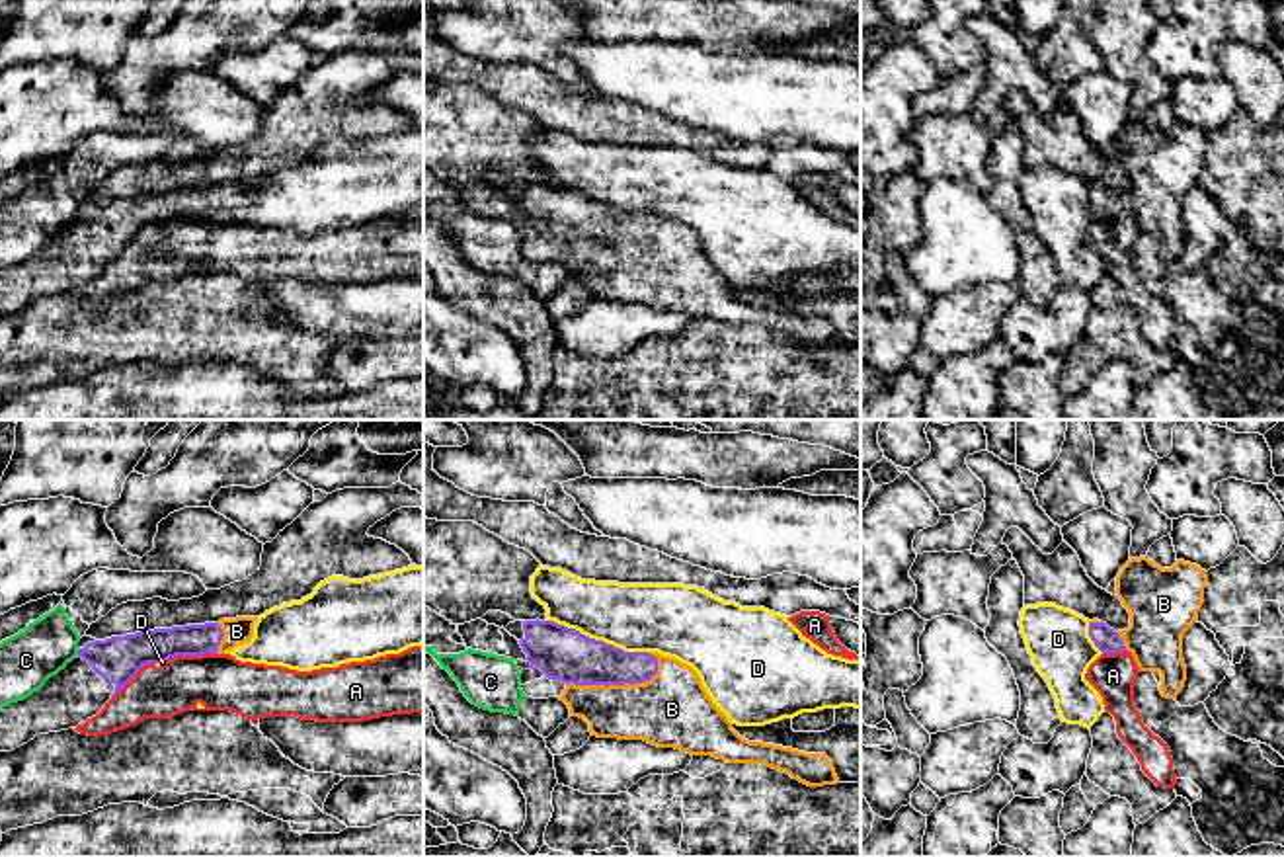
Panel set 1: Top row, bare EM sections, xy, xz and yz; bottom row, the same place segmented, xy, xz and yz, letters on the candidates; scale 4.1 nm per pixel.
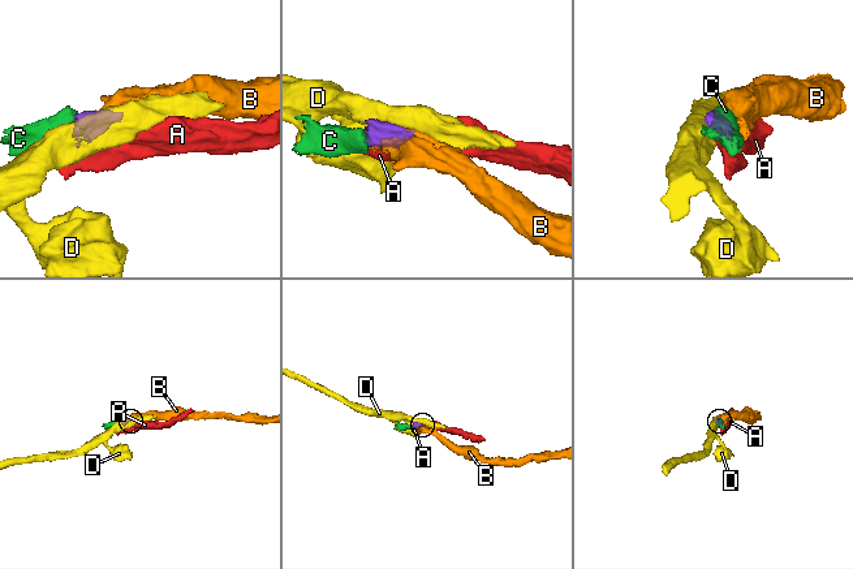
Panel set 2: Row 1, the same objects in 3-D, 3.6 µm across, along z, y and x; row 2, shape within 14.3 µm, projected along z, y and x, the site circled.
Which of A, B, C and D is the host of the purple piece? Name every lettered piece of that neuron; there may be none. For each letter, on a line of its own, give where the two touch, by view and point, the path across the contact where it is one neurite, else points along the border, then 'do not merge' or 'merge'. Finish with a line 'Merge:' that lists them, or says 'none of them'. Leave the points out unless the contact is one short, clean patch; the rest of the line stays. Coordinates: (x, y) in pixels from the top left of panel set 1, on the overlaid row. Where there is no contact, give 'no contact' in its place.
A: contact xy (190, 654); do not merge
B: contact xz (617, 684); merge
C: contact xy (79, 652); border xy (77, 649), (79, 654); do not merge
D: contact xz (598, 641); do not merge
Merge: B

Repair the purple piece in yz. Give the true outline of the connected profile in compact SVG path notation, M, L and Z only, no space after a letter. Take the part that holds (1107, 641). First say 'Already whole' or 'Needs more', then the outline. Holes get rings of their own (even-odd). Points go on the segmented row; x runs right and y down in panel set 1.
Needs more. M1147 556L1130 558L1116 576L1116 597L1130 613L1130 627L1114 631L1089 621L1089 636L1103 654L1128 650L1140 672L1159 672L1159 691L1177 699L1186 681L1183 636L1198 621L1206 570L1177 560L1161 568Z

